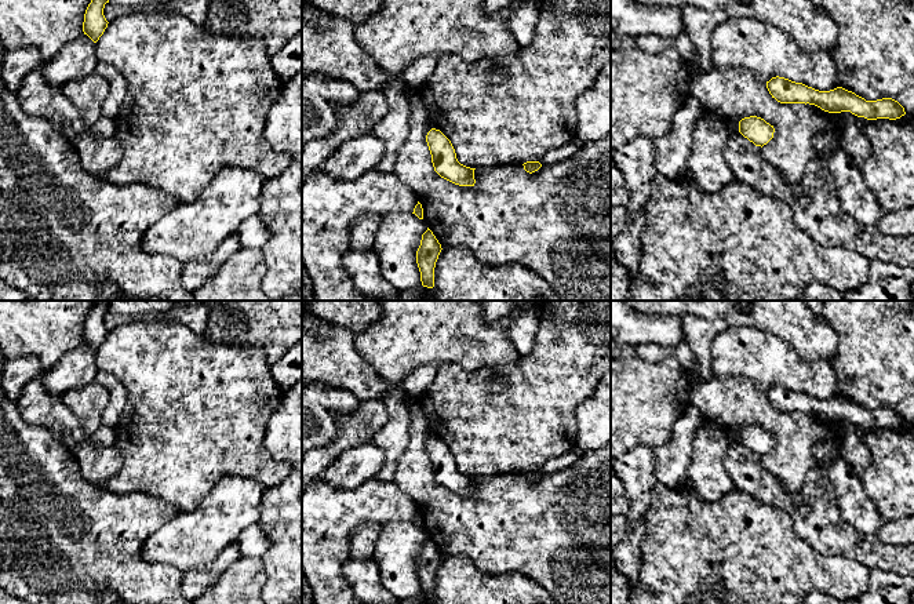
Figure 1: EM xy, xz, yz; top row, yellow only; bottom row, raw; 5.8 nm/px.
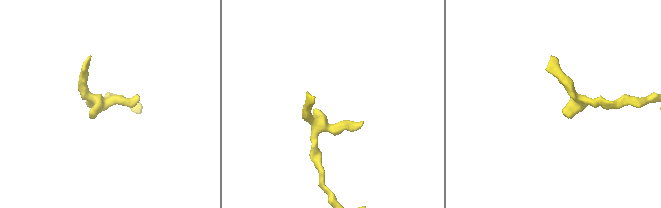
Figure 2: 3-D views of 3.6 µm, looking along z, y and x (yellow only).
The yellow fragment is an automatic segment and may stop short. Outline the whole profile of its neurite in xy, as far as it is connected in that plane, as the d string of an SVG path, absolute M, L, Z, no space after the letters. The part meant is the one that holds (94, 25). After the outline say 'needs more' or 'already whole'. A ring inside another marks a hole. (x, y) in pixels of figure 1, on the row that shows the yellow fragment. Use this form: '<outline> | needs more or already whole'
M91 0L84 14L83 32L94 43L99 40L109 23L103 15L106 3L109 0Z | already whole

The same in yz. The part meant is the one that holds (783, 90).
M776 76L766 81L766 88L772 98L780 103L809 103L829 113L851 112L867 120L896 120L906 114L904 108L892 98L866 101L842 87L819 91L802 83Z | already whole

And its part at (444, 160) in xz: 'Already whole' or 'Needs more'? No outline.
Already whole

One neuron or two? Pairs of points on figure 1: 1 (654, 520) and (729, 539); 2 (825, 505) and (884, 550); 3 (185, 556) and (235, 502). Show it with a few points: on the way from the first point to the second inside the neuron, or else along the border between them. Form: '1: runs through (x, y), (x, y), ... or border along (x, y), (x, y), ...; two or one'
1: runs through (673, 521), (691, 539), (710, 539); one
2: runs through (831, 521), (856, 546), (867, 549); one
3: runs through (199, 542), (228, 516); one

